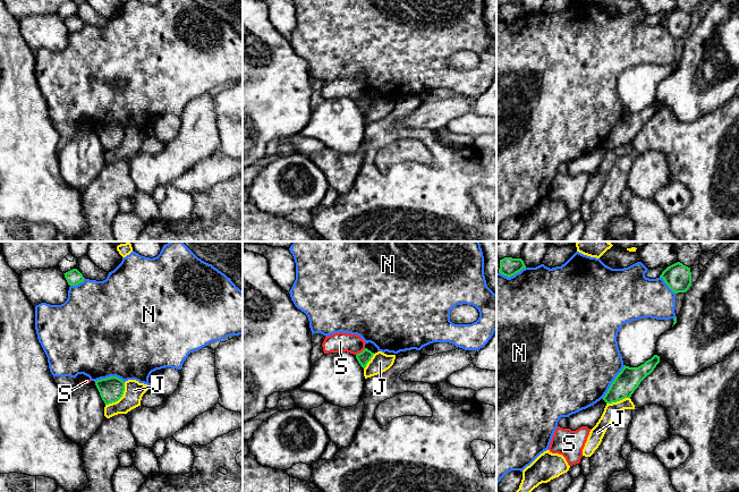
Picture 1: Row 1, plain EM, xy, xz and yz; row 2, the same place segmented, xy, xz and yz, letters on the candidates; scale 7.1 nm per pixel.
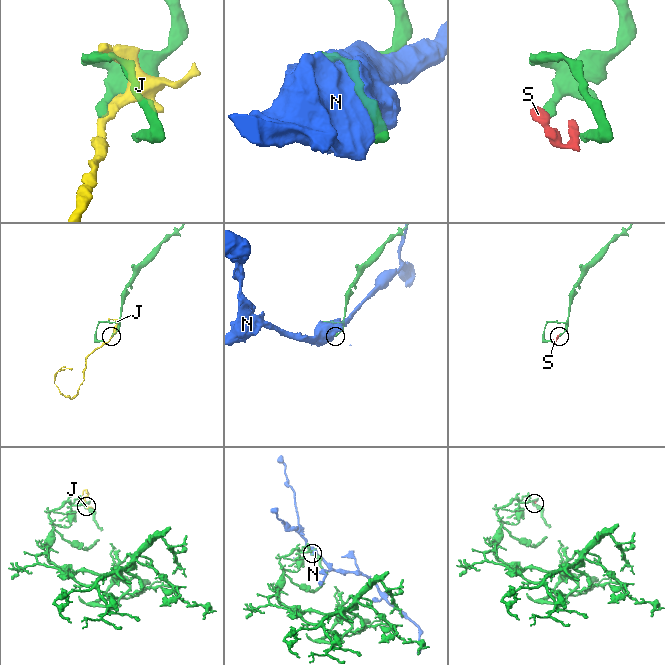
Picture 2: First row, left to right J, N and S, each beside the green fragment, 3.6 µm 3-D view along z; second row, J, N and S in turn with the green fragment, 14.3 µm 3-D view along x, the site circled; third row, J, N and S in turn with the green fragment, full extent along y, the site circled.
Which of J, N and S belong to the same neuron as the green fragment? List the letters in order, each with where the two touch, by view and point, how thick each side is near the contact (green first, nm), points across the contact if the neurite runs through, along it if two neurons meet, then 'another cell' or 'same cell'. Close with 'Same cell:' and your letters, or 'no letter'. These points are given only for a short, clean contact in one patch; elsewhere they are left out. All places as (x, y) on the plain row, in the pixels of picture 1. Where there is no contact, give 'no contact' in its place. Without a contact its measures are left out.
J: xy (120, 143) | 180/140 nm | another cell
N: yz (612, 128) | 170/500 nm | another cell
S: xz (362, 98) | 90/140 nm | along xz (365, 94), (356, 101) | another cell
Same cell: no letter

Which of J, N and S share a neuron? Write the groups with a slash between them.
J / N / S

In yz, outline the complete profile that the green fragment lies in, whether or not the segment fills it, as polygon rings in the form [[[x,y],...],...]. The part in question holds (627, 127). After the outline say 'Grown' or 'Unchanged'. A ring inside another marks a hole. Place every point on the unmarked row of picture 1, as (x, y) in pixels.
[[[654,101],[651,105],[646,107],[638,113],[629,113],[625,111],[611,129],[603,146],[606,150],[612,150],[625,144],[630,144],[640,128],[654,117],[659,109],[660,102]]]. Unchanged

